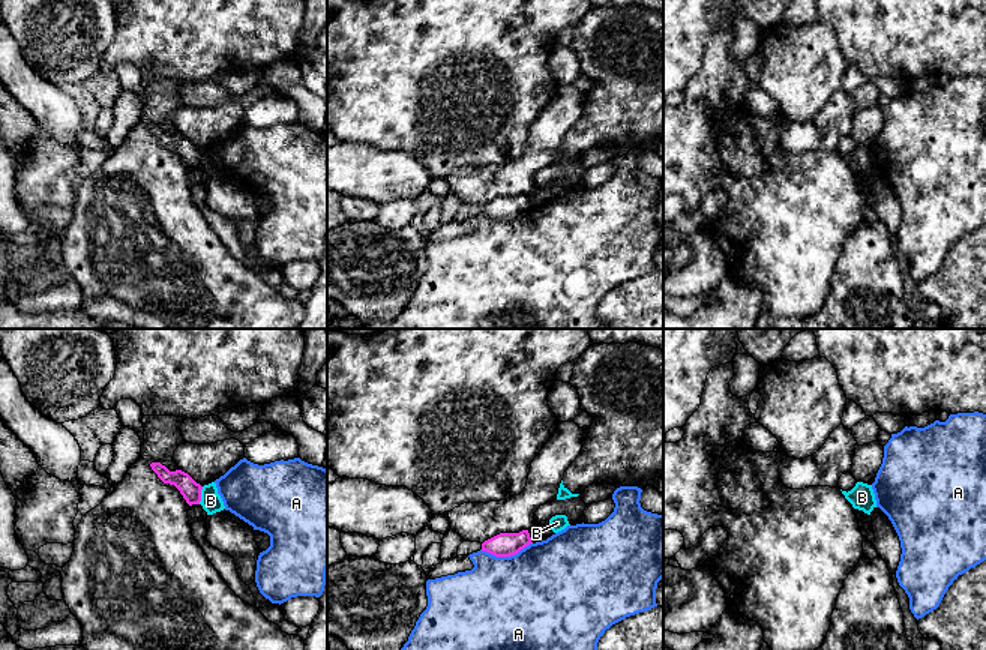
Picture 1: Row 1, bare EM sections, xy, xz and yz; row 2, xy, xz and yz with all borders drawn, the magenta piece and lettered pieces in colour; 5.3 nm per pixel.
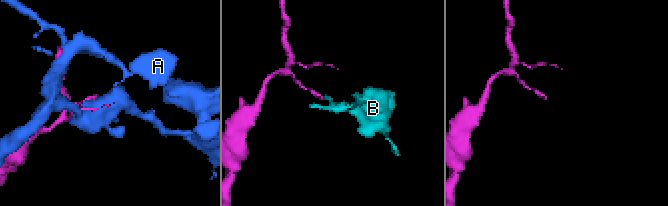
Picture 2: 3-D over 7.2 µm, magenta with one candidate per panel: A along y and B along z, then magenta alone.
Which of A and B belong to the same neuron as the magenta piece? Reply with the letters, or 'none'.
none

